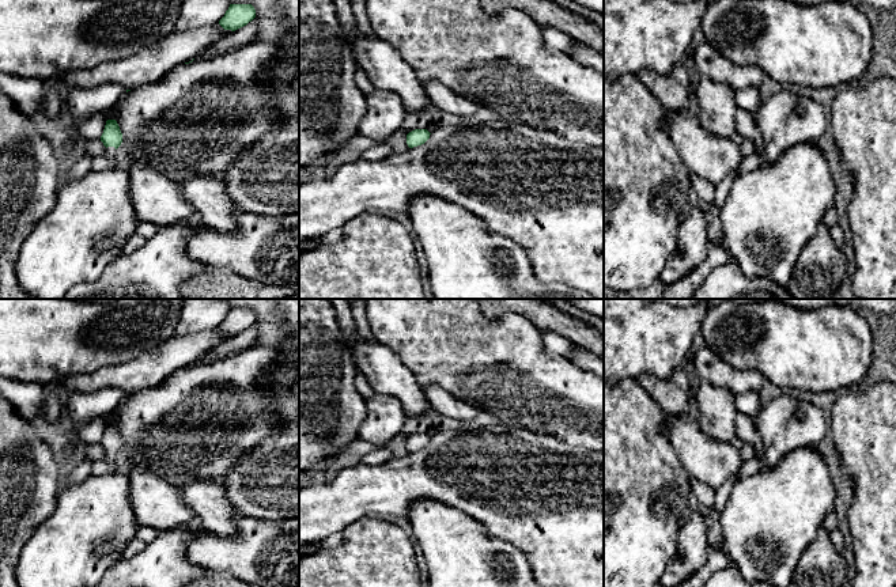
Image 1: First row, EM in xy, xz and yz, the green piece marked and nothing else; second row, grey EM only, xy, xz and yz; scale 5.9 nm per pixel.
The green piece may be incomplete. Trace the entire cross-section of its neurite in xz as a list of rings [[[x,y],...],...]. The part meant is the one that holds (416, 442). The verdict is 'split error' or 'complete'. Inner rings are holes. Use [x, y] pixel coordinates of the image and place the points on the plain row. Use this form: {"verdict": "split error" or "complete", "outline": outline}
{"verdict": "complete", "outline": [[[415,433],[407,439],[407,448],[409,452],[424,448],[430,443],[427,433]]]}

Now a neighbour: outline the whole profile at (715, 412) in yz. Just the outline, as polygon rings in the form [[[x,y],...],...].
[[[702,380],[692,401],[697,406],[695,414],[703,432],[712,440],[731,443],[737,436],[738,410],[736,397],[730,390]]]

